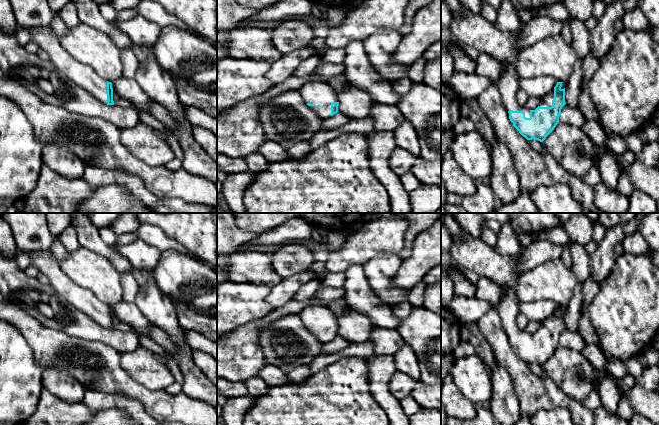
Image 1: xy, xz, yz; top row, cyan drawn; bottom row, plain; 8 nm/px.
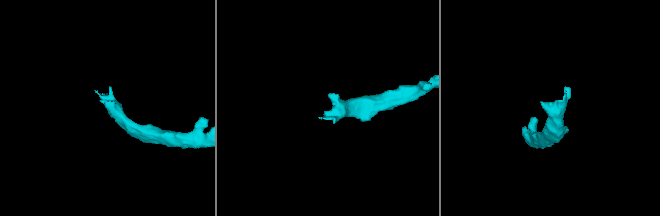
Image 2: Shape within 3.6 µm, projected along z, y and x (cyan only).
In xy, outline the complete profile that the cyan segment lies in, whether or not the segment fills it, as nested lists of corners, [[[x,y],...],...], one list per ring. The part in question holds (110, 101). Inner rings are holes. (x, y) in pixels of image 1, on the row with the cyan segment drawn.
[[[51,26],[27,28],[34,41],[49,55],[49,61],[69,81],[90,93],[102,104],[114,105],[112,83],[101,78],[90,66],[74,59],[60,44]]]

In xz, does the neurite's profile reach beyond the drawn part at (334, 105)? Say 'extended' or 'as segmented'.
extended

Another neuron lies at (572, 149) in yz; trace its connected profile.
[[[558,122],[543,141],[546,151],[568,173],[584,178],[595,165],[594,143],[582,128]]]

